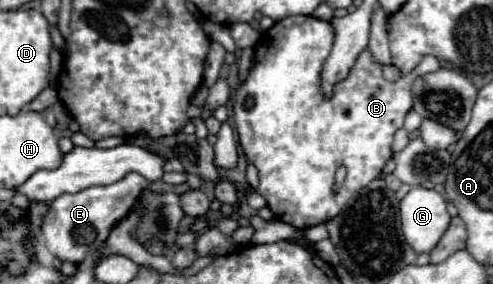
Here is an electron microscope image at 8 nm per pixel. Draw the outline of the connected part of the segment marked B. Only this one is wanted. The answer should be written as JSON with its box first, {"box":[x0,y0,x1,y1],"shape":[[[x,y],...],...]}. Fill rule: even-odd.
{"box":[233,16,441,230],"shape":[[[289,16],[275,22],[255,44],[249,76],[233,96],[233,118],[241,148],[247,154],[247,160],[259,170],[257,192],[267,200],[277,220],[293,224],[301,230],[335,218],[353,198],[353,194],[357,194],[357,190],[379,178],[385,162],[393,156],[393,134],[403,128],[403,120],[413,108],[413,78],[441,68],[441,62],[435,56],[425,56],[409,76],[389,82],[381,74],[381,66],[371,60],[371,54],[363,52],[353,66],[349,80],[339,82],[335,86],[335,96],[325,100],[321,98],[319,90],[319,72],[331,52],[331,46],[333,28],[325,20],[315,16]],[[341,164],[347,166],[347,178],[341,188],[335,190],[335,170]]]}

